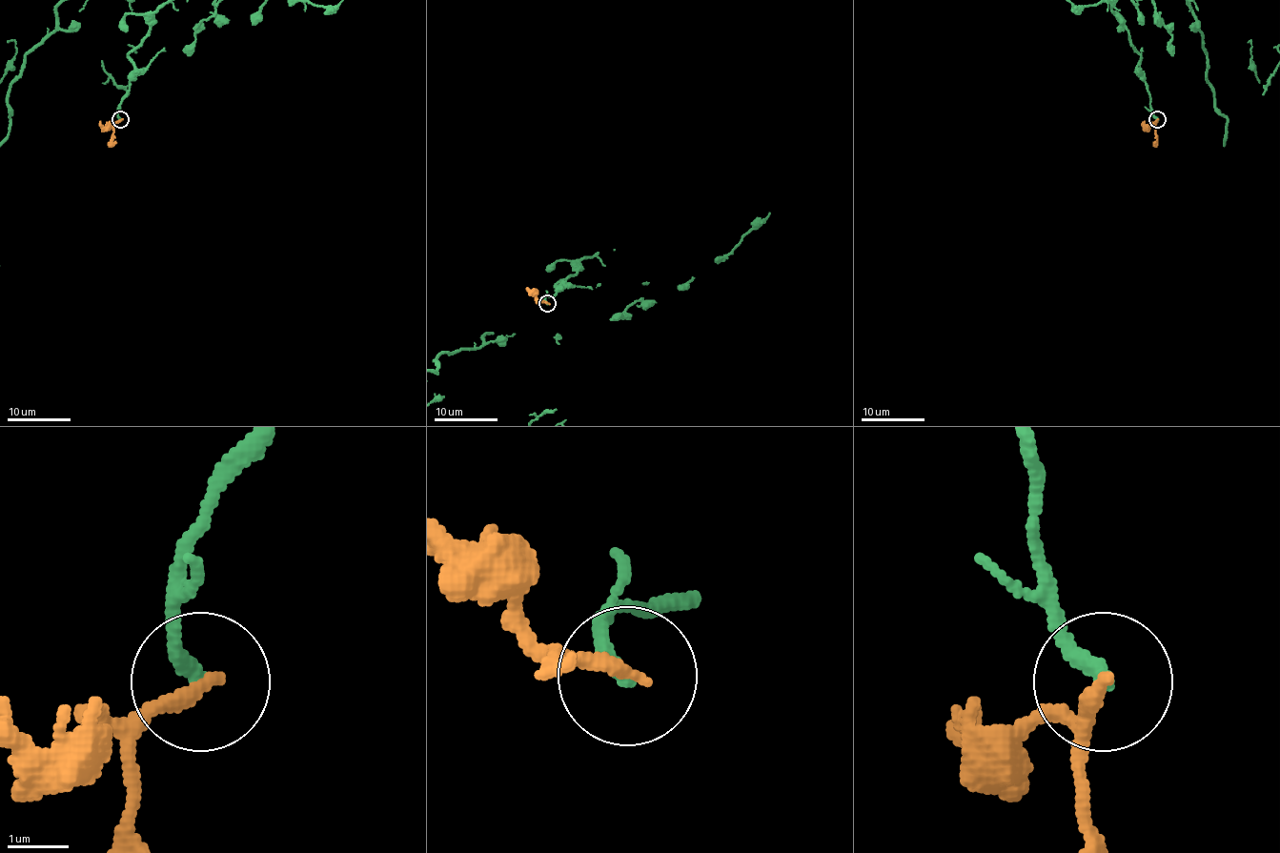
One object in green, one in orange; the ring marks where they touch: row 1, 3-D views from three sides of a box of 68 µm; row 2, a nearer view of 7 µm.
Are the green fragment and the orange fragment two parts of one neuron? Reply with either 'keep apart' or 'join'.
keep apart

